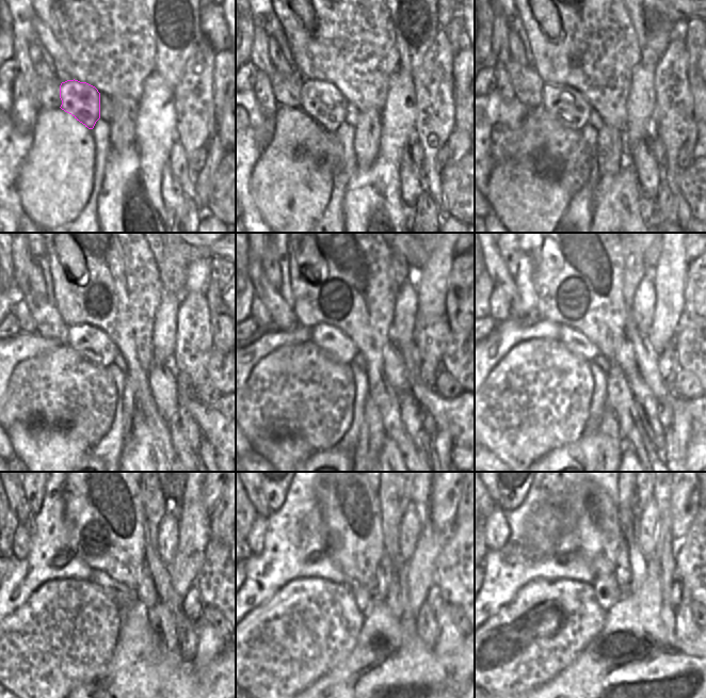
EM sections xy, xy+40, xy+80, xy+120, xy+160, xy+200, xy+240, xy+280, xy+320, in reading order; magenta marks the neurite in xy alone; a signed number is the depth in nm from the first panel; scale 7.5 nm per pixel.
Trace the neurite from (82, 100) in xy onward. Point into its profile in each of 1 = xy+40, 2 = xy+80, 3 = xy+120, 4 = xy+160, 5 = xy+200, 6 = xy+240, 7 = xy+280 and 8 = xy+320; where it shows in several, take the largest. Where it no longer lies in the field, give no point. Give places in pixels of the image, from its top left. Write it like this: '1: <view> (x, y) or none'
1: xy+40 (323, 101)
2: xy+80 (568, 106)
3: xy+120 (90, 342)
4: xy+160 (335, 345)
5: xy+200 (574, 340)
6: xy+240 (114, 588)
7: xy+280 (366, 597)
8: xy+320 (608, 592)

